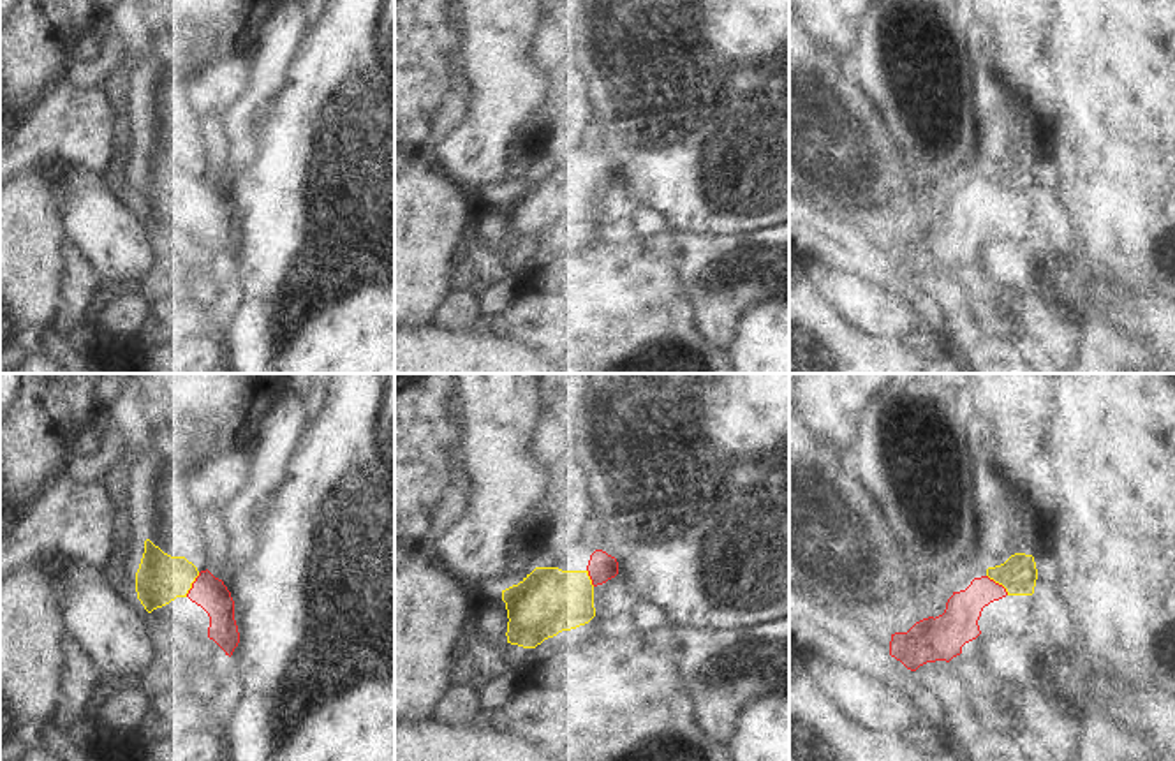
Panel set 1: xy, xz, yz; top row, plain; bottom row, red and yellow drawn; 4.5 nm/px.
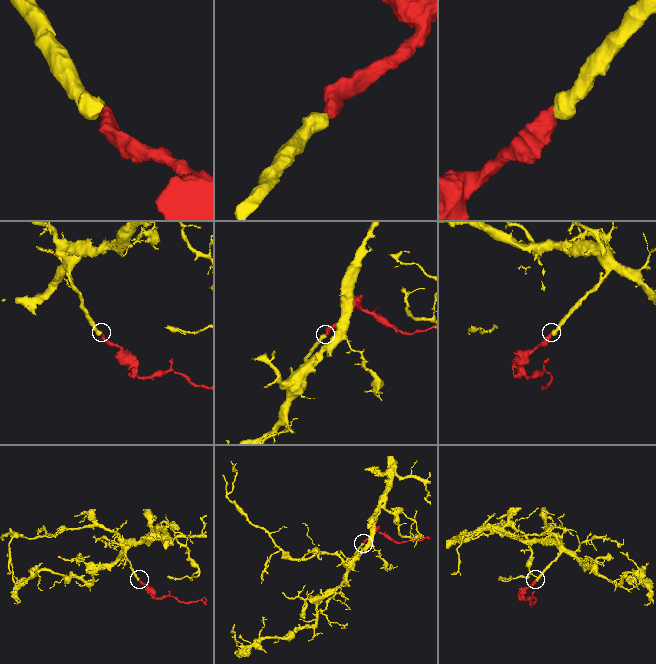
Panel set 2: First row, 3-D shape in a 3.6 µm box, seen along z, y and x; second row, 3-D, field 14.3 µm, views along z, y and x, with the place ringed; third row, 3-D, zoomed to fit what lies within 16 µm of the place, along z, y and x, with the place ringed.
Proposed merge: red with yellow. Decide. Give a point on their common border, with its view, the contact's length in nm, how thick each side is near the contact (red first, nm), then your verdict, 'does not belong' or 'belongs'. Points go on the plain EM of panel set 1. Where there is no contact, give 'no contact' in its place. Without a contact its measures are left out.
yz (997, 189) | 140 nm | 170/170 nm | belongs

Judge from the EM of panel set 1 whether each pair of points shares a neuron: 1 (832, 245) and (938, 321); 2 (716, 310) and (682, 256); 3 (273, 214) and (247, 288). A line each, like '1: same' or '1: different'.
1: same
2: same
3: same

